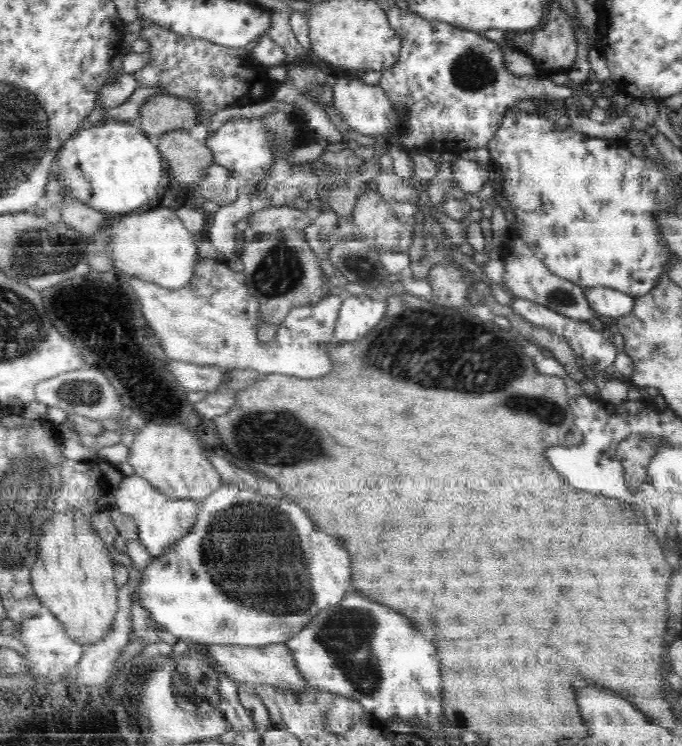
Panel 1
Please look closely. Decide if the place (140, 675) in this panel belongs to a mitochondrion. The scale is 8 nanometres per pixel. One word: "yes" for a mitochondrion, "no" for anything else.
no

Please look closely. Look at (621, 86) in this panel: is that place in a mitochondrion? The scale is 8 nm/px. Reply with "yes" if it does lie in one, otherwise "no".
no

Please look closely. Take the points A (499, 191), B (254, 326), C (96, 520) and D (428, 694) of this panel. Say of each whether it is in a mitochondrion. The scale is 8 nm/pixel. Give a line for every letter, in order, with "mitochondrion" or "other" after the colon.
A: other
B: other
C: other
D: other

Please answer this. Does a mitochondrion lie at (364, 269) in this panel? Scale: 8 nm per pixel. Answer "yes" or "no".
yes

